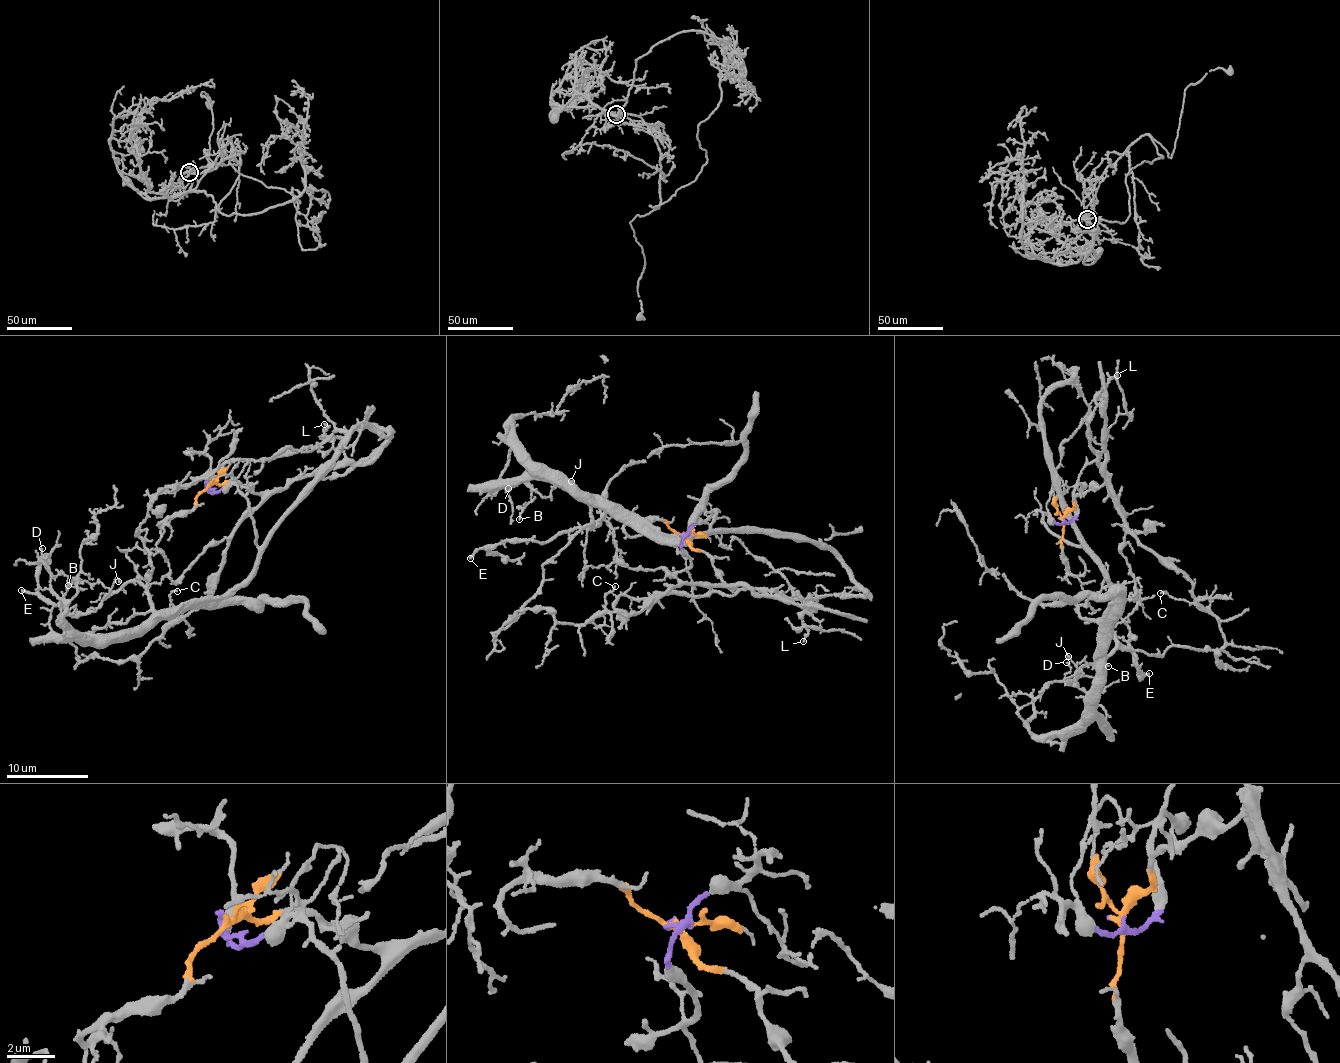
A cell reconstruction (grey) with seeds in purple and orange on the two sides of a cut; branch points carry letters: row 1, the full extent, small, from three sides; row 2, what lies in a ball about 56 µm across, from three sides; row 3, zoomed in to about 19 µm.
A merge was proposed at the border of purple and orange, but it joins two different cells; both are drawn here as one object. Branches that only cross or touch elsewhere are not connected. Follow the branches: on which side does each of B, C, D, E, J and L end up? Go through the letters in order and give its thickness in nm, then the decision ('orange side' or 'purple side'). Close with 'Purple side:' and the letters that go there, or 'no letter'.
B: calibre 130 nm; purple side
C: calibre 140 nm; orange side
D: calibre 130 nm; purple side
E: calibre 190 nm; purple side
J: calibre 180 nm; purple side
L: calibre 170 nm; orange side
Purple side: B, D, E, J

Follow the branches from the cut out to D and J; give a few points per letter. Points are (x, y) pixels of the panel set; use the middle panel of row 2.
D: (683, 535), (717, 509), (708, 531), (684, 537), (627, 524), (532, 459), (517, 415), (501, 475), (509, 489)
J: (683, 535), (717, 509), (684, 537), (553, 477), (491, 492), (522, 481), (544, 497), (572, 481)

